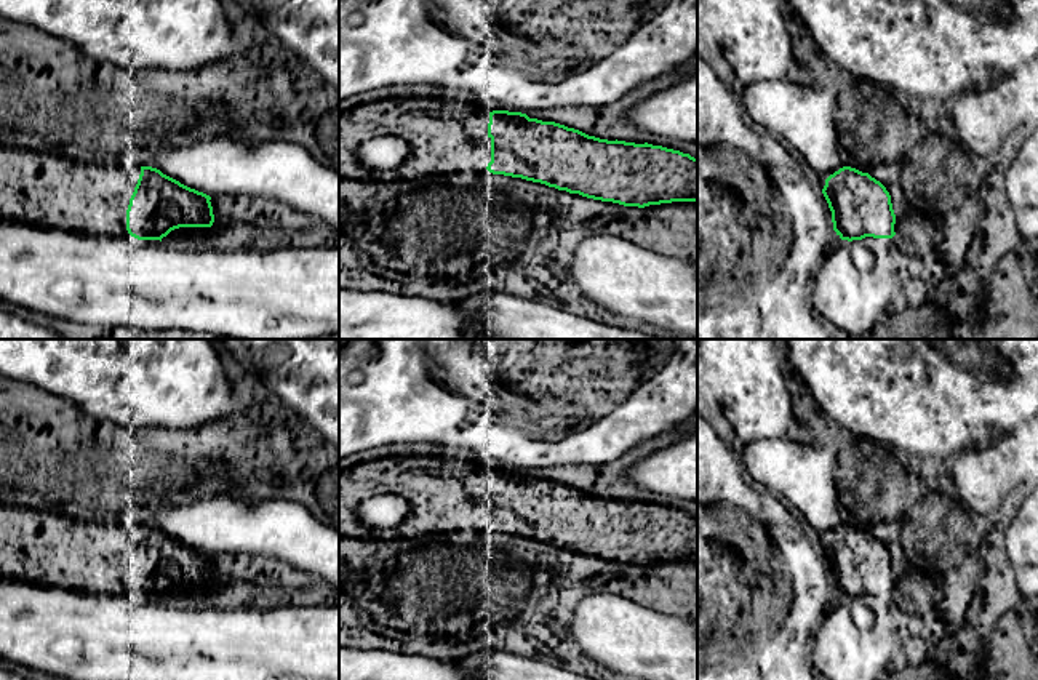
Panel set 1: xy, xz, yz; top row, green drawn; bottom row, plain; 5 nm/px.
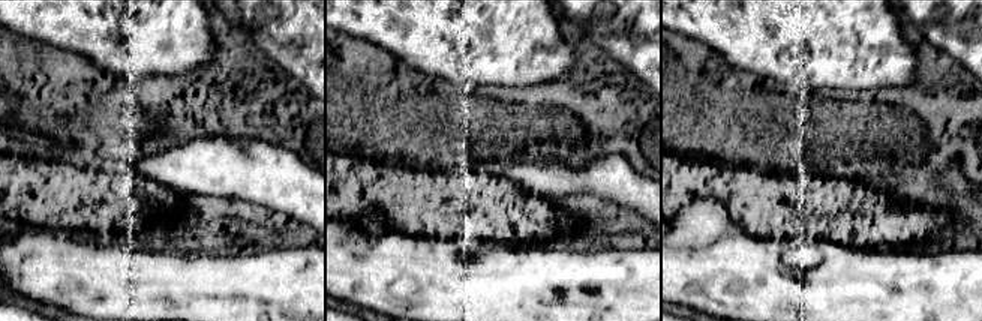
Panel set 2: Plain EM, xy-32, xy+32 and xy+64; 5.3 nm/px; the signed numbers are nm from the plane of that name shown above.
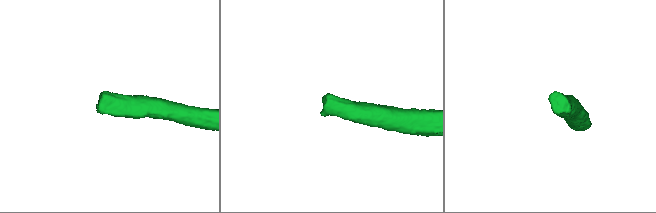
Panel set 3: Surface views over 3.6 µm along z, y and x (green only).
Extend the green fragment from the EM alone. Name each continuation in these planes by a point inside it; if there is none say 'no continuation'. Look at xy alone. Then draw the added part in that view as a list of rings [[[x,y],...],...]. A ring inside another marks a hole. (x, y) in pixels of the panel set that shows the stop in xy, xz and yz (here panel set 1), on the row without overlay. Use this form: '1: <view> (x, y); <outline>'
1: xy (50, 548); [[[0,502],[0,578],[82,594],[120,594],[141,525],[83,520]]]

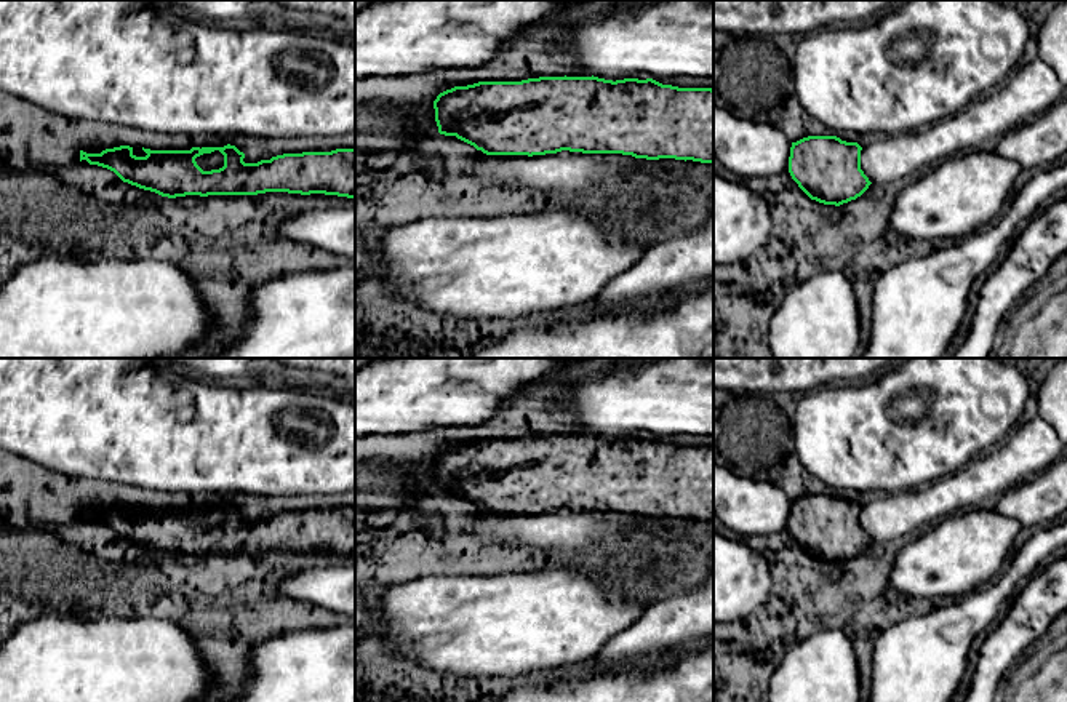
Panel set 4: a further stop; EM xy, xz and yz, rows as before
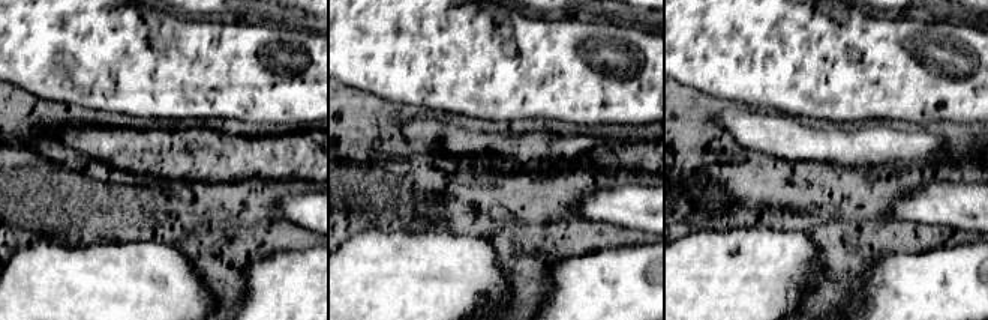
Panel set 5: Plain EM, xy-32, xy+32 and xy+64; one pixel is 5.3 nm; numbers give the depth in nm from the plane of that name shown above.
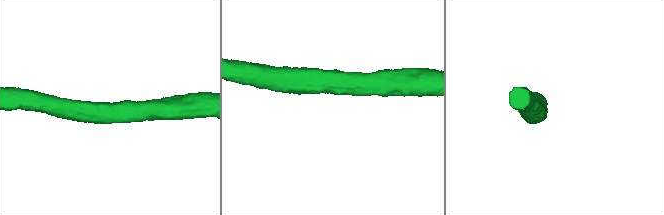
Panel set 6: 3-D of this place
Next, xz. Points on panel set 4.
no continuation

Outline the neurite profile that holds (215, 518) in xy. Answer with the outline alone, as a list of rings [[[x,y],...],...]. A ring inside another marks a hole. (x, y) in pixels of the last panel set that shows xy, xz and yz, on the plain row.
[[[214,509],[197,515],[195,520],[203,529],[219,528],[224,525],[224,513],[219,509]]]

